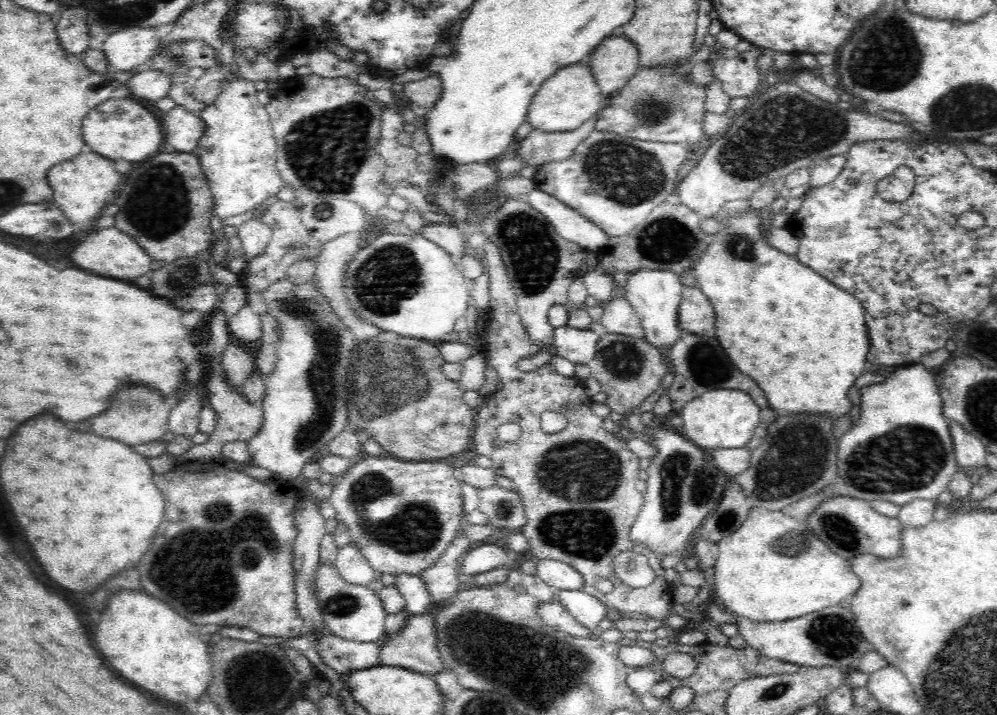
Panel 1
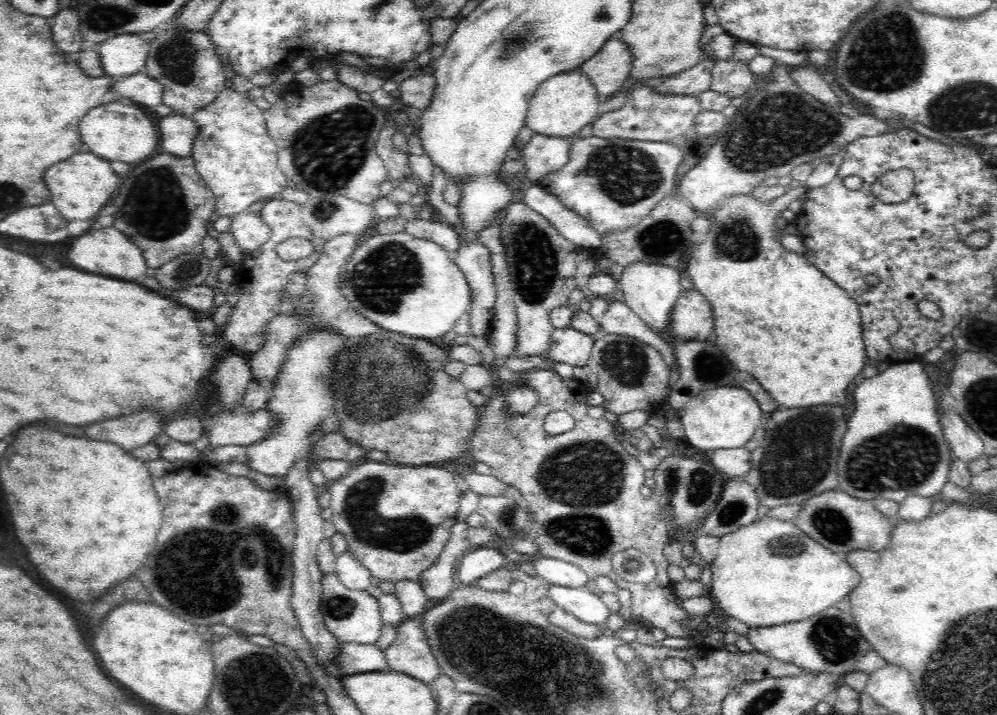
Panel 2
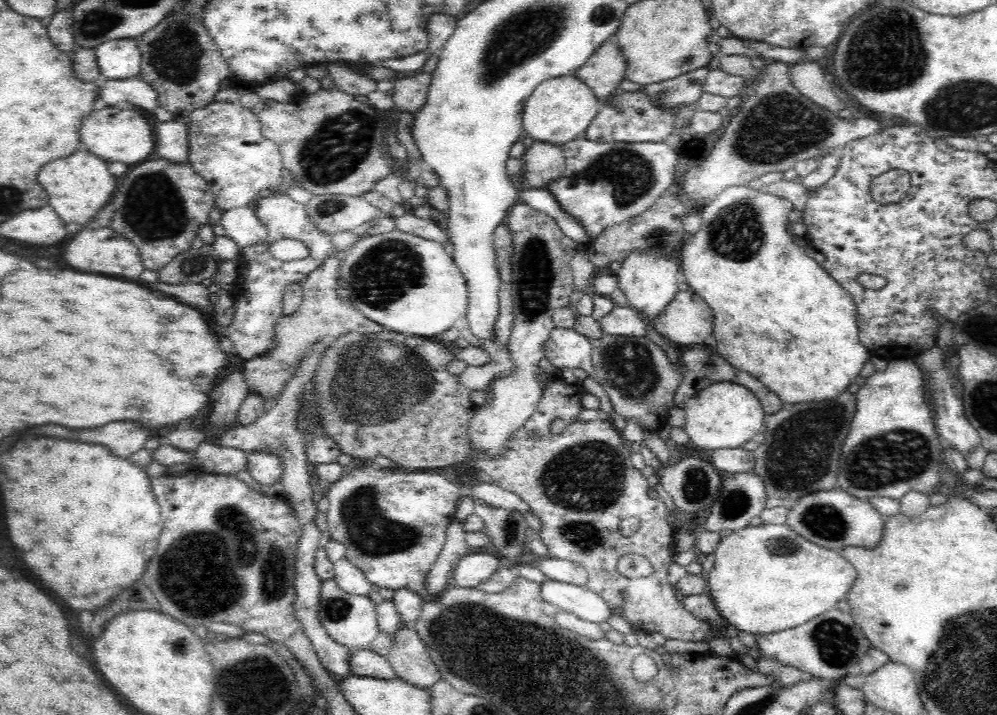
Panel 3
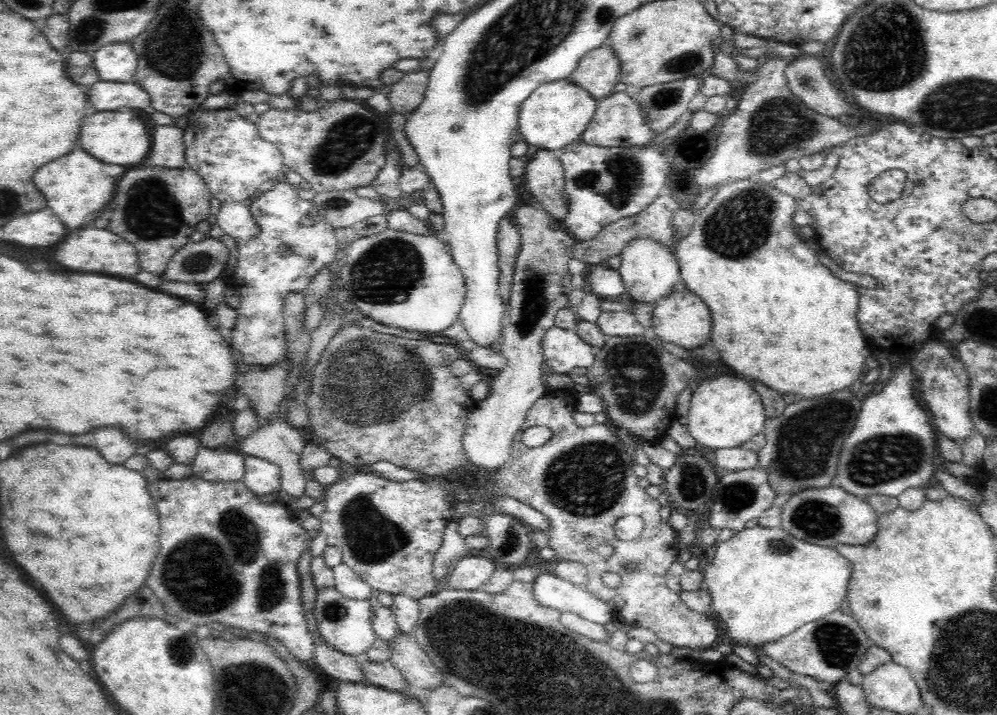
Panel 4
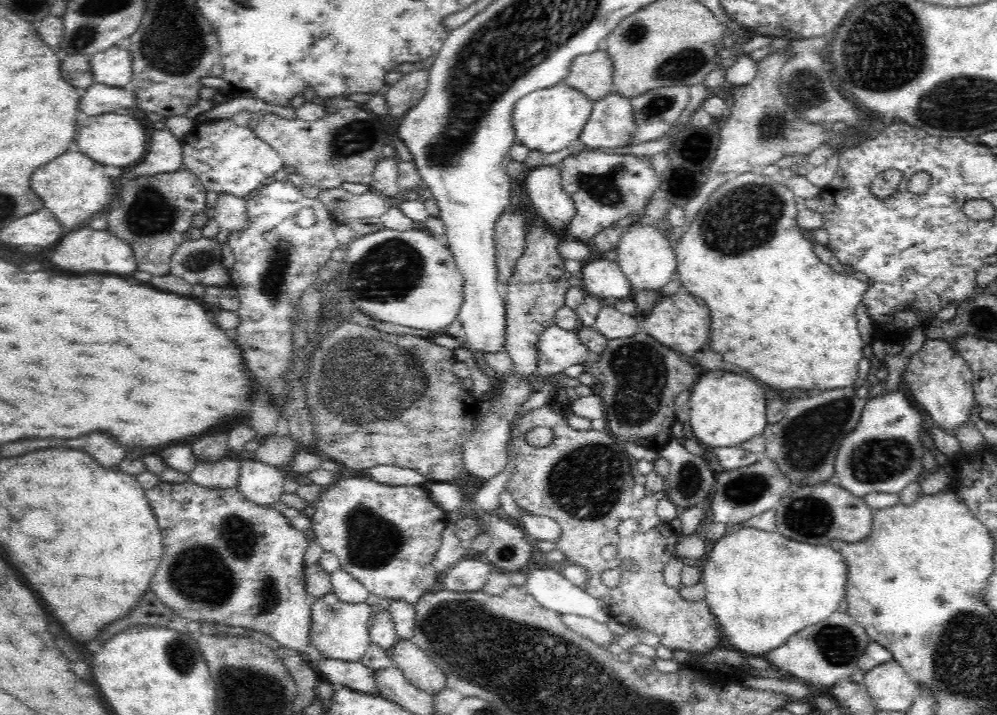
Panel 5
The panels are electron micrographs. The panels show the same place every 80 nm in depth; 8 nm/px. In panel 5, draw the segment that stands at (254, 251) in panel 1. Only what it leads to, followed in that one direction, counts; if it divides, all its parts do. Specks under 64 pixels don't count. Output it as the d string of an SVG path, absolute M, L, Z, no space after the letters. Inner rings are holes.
M218 194L218 200L211 217L218 222L222 230L227 232L242 232L246 230L247 198L238 198L233 194Z

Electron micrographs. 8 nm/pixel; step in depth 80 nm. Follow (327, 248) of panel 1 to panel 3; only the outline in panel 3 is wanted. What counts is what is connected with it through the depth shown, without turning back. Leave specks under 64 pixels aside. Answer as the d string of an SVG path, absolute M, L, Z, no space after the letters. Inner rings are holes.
M355 231L336 233L333 239L333 255L326 257L324 262L314 269L303 282L302 304L291 315L283 315L275 324L274 348L268 354L262 354L244 362L242 373L248 383L248 390L262 395L264 400L282 394L288 381L291 380L300 360L304 360L311 352L312 346L321 340L330 347L340 336L348 332L362 332L364 334L378 334L384 328L376 322L362 316L356 308L348 304L339 291L339 270L342 257L358 240Z

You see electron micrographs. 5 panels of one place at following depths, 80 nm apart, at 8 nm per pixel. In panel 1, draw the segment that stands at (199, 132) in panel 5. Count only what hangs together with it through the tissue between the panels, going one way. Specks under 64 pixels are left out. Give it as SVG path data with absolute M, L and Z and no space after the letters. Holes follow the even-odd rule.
M234 76L232 80L226 80L222 84L221 94L216 101L199 114L206 129L194 152L198 154L203 173L210 185L215 203L213 215L222 220L260 207L264 200L276 196L283 188L284 180L277 172L277 142L268 111L258 102L257 94L254 82Z

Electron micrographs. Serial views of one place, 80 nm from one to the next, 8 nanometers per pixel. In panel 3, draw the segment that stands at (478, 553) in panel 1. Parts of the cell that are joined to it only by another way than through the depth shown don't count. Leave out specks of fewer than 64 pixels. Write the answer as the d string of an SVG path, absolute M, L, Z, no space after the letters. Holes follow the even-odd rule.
M475 553L464 556L453 572L452 586L460 588L479 587L500 568L501 559L494 554Z

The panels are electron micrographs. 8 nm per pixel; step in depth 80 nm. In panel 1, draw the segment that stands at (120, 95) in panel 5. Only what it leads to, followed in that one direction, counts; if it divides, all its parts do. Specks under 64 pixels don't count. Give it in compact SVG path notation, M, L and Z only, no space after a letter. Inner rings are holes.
M146 70L137 72L126 84L132 96L138 101L157 102L170 93L173 86L171 76L160 70Z

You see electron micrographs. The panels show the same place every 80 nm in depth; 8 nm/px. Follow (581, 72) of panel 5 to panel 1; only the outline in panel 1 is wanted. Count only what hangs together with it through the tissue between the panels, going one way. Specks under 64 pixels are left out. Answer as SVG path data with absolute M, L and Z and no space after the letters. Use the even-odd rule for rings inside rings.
M608 35L588 61L602 95L609 97L622 89L639 70L638 47L624 35Z

